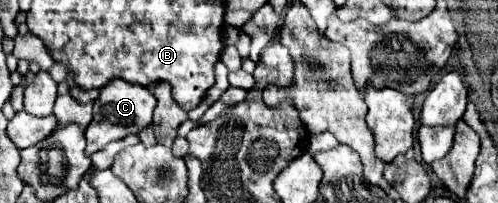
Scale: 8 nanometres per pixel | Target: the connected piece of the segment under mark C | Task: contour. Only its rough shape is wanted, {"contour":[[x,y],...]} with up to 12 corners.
{"contour":[[109,81],[85,129],[85,155],[153,119],[147,87]]}

